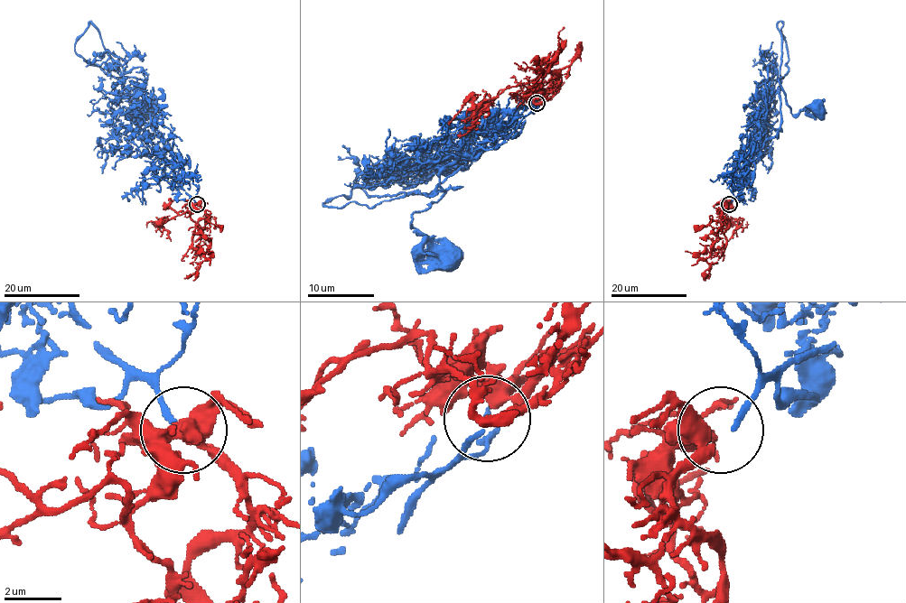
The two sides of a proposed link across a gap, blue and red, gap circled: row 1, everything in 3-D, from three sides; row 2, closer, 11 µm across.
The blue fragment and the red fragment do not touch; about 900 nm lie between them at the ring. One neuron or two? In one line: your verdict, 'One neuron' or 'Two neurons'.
One neuron

